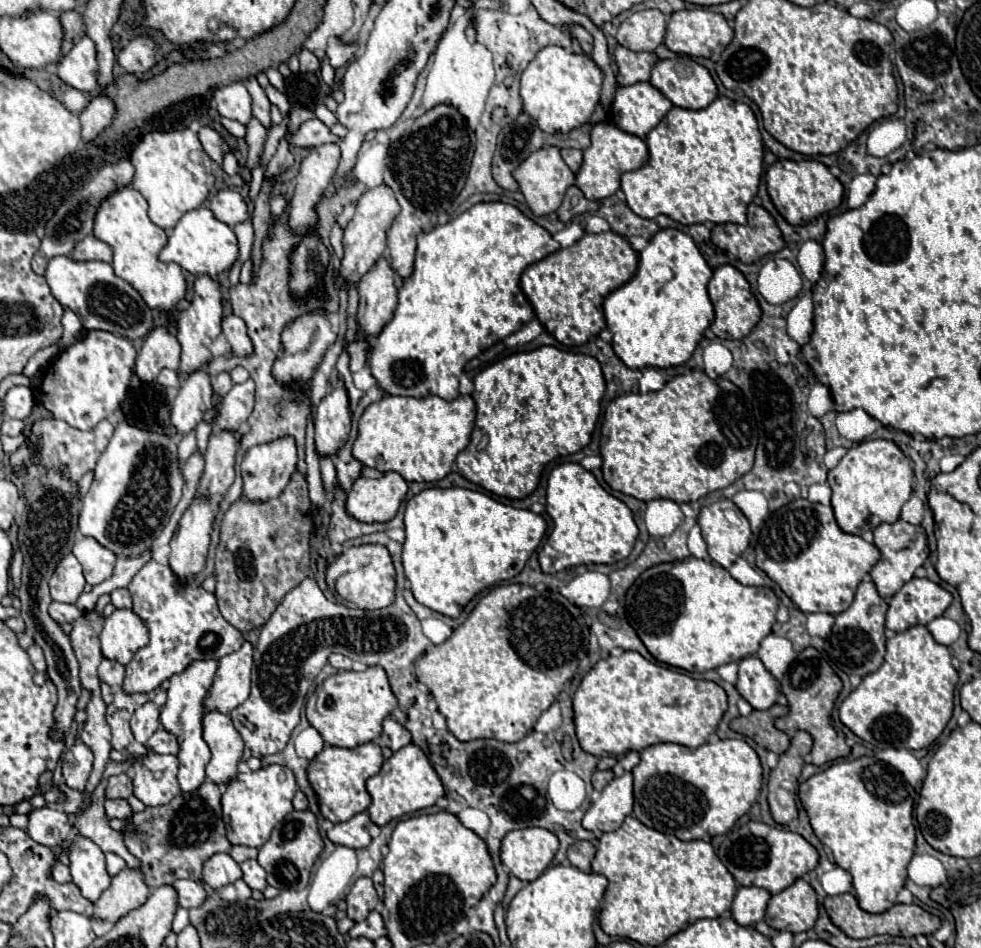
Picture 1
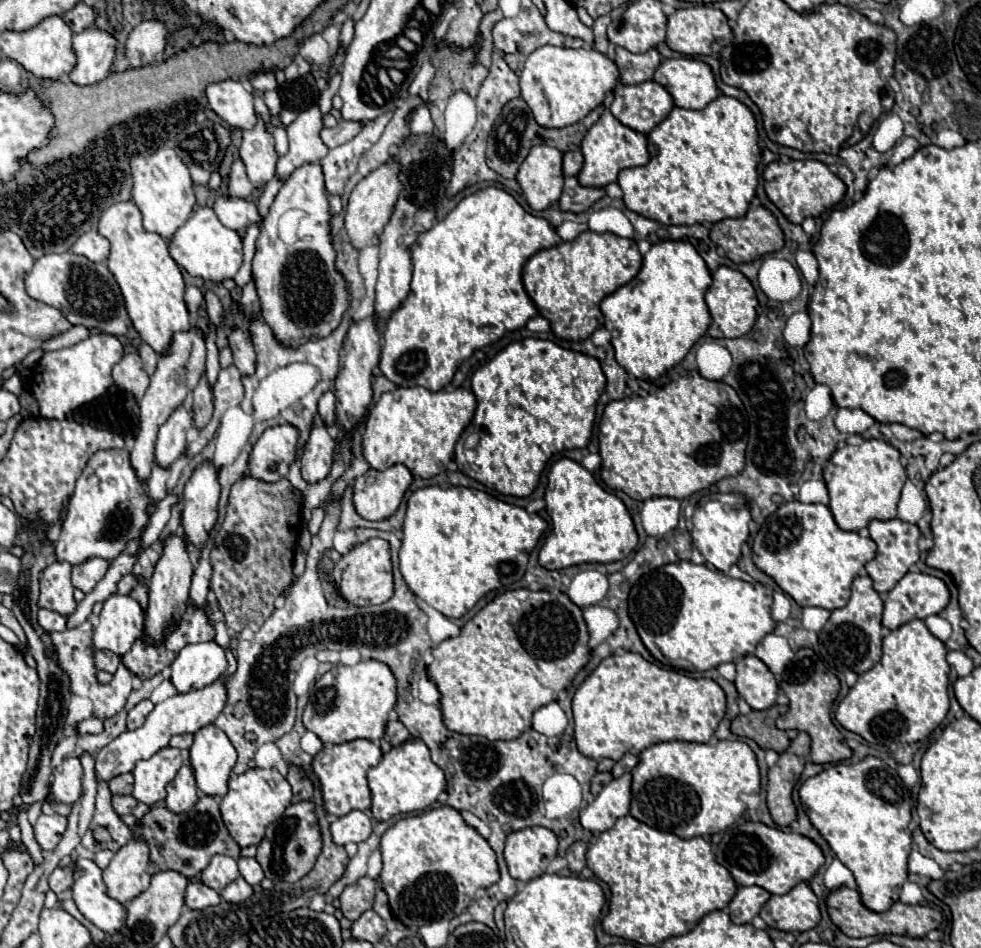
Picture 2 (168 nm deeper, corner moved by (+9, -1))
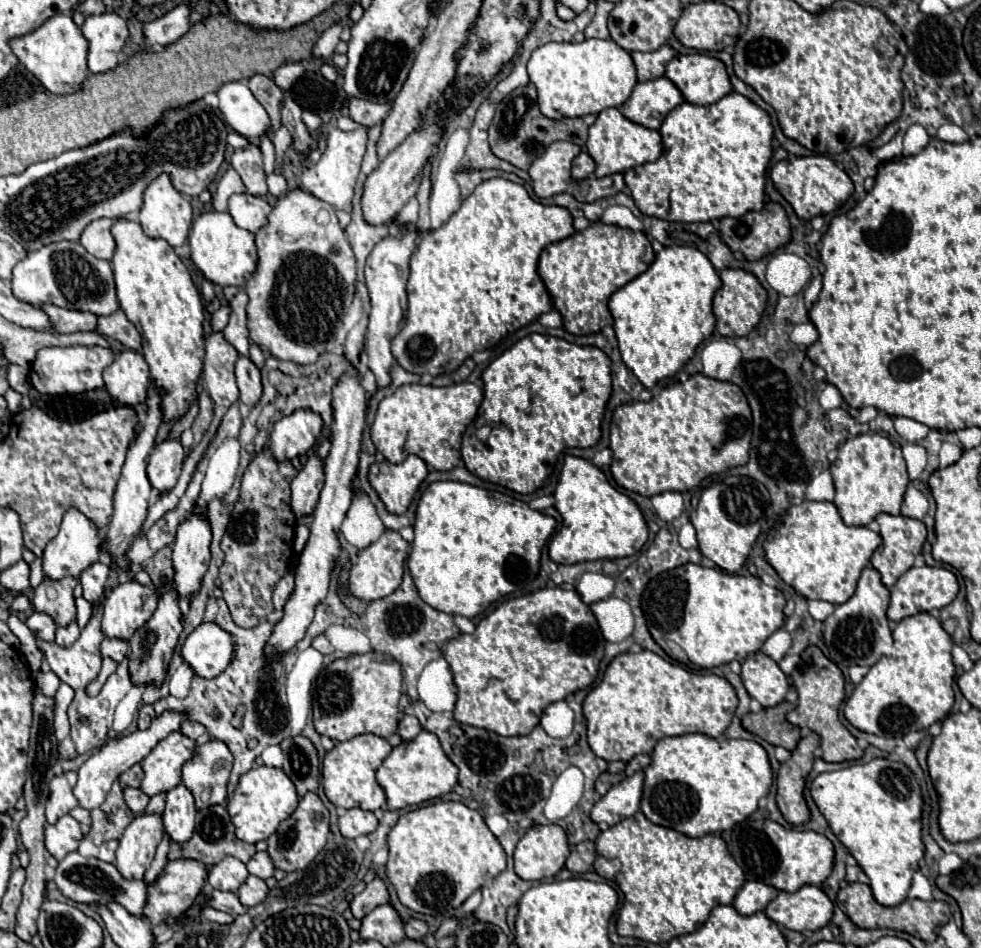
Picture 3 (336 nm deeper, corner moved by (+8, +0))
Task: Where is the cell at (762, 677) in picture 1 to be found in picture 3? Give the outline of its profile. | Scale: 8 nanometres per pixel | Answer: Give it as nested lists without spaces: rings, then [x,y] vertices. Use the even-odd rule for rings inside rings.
[[[762,651],[746,657],[742,663],[742,681],[746,691],[762,703],[762,707],[774,707],[784,701],[790,683],[778,663]]]

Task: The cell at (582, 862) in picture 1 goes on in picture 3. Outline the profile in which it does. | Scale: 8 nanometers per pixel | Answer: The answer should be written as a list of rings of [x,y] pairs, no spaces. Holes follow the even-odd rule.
[[[582,841],[578,845],[574,845],[568,861],[566,861],[566,869],[572,873],[586,873],[592,871],[596,859],[596,849],[592,841]]]

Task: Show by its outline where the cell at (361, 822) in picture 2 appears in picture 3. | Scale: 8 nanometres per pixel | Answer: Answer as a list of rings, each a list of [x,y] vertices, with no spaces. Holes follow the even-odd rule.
[[[346,809],[340,815],[340,833],[348,839],[356,839],[360,835],[368,835],[378,827],[378,819],[372,811],[364,809]]]

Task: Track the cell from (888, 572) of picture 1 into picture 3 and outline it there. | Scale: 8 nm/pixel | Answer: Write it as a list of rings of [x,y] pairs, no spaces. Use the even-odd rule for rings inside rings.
[[[880,513],[876,517],[876,521],[880,523],[882,545],[872,555],[872,567],[876,571],[880,571],[882,583],[886,587],[892,587],[896,583],[896,579],[914,565],[914,557],[922,551],[922,545],[926,541],[926,525],[918,519],[910,519],[910,517],[904,517],[904,515],[894,517],[894,515],[888,515],[888,513]]]

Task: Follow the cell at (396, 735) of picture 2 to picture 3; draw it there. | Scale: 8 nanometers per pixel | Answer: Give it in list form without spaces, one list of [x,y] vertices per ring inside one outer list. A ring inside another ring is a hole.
[[[402,715],[402,717],[400,717],[400,723],[398,723],[398,735],[400,735],[404,741],[414,739],[420,731],[422,731],[422,725],[418,723],[416,717],[412,717],[412,715]]]

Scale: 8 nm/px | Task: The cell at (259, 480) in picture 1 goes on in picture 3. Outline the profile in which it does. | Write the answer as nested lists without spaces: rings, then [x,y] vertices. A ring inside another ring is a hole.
[[[300,409],[280,419],[270,435],[270,449],[274,459],[284,461],[304,455],[320,439],[322,427],[322,417],[312,409]]]

